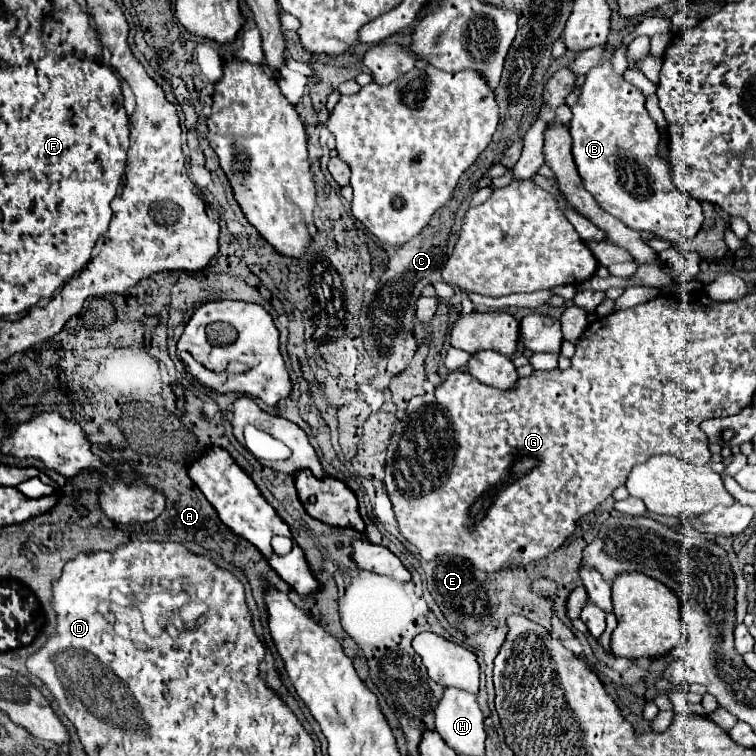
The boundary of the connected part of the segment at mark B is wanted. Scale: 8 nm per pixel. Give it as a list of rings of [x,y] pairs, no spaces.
[[[608,46],[608,60],[586,74],[578,104],[572,106],[570,134],[578,174],[596,202],[626,226],[638,232],[652,232],[682,246],[702,226],[700,202],[672,184],[668,162],[658,158],[660,136],[644,106],[646,98],[638,88],[614,74],[610,64],[612,52],[614,46]]]

